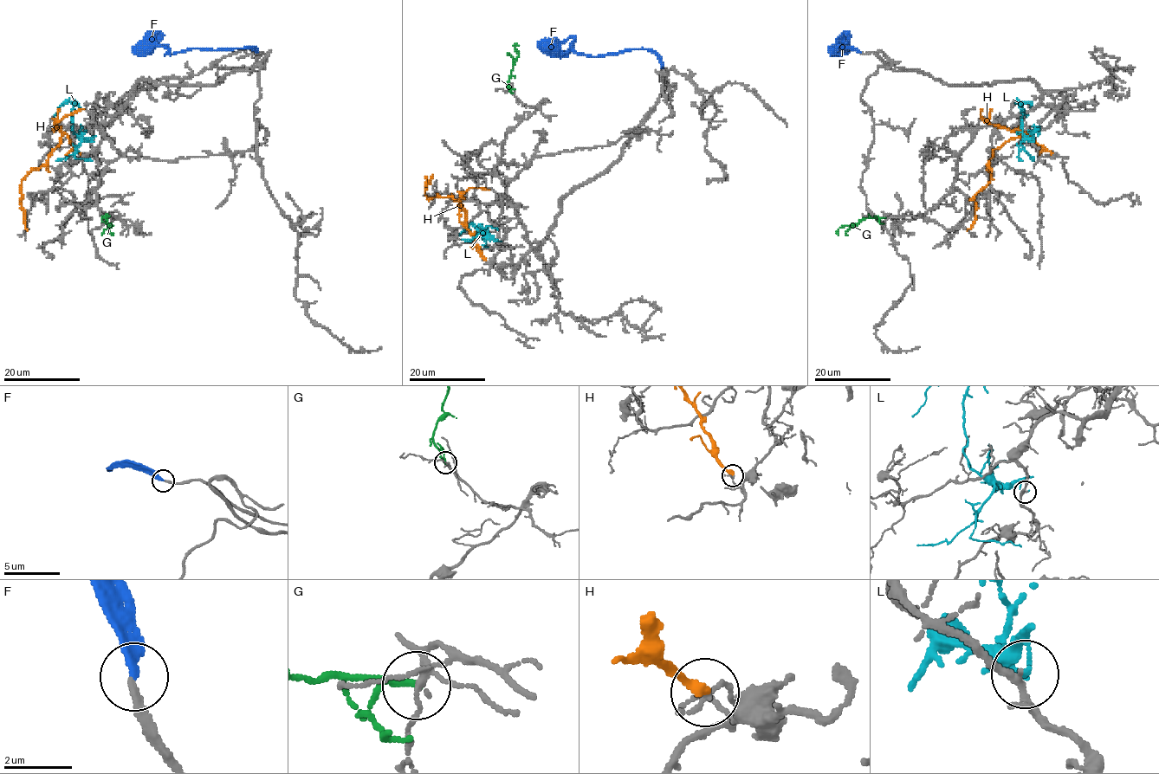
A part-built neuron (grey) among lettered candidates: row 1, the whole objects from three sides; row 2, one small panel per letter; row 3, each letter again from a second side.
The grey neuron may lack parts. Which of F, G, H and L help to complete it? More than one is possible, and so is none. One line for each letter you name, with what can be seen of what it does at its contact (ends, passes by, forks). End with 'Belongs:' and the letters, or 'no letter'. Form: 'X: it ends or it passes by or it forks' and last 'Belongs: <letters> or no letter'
F: it ends
Belongs: F

